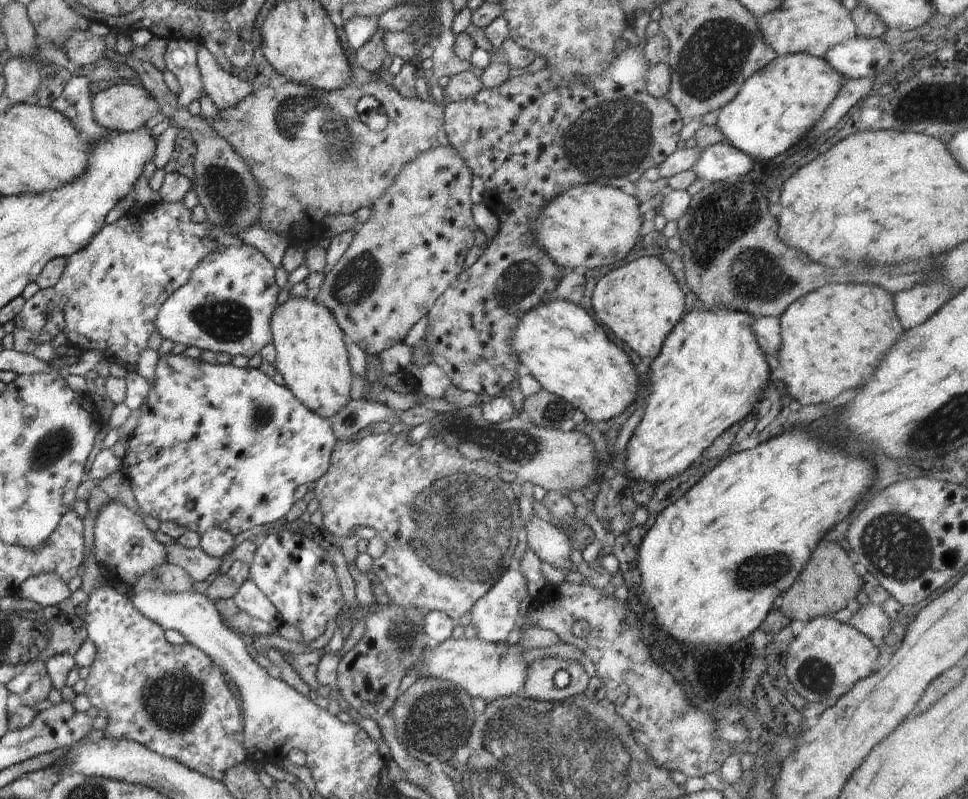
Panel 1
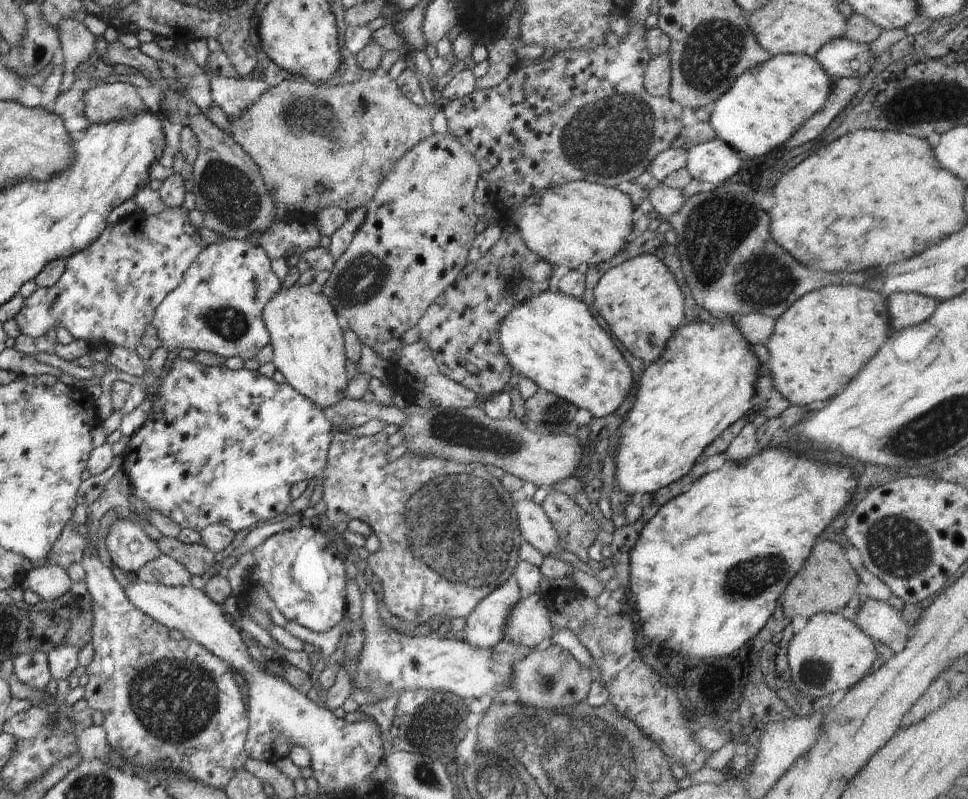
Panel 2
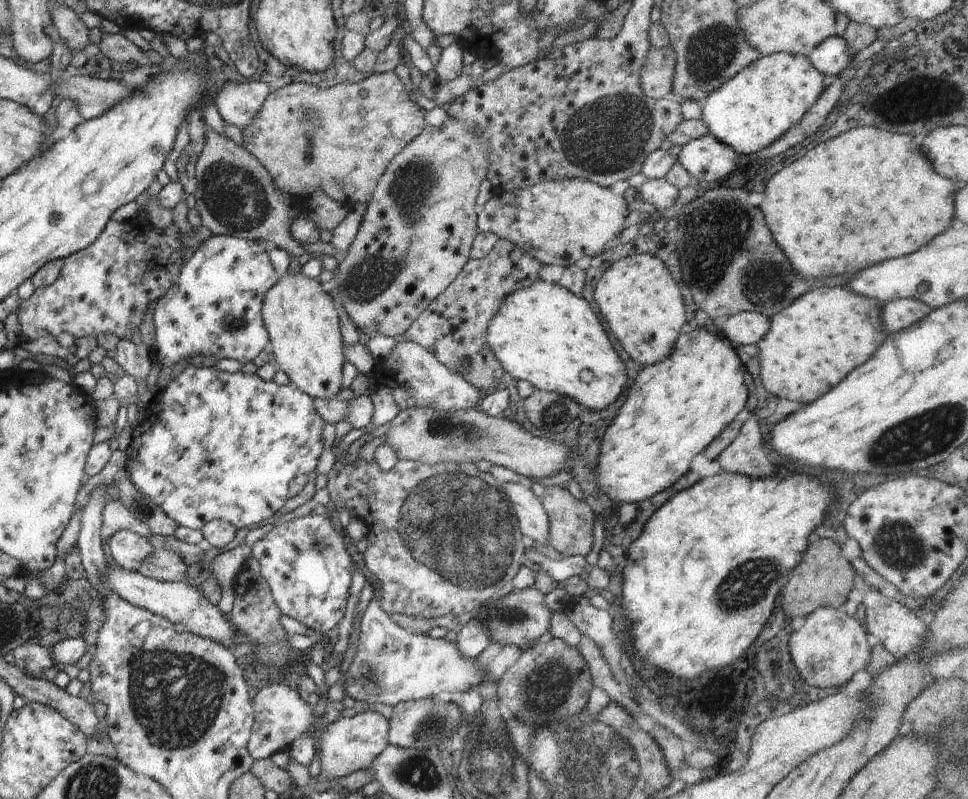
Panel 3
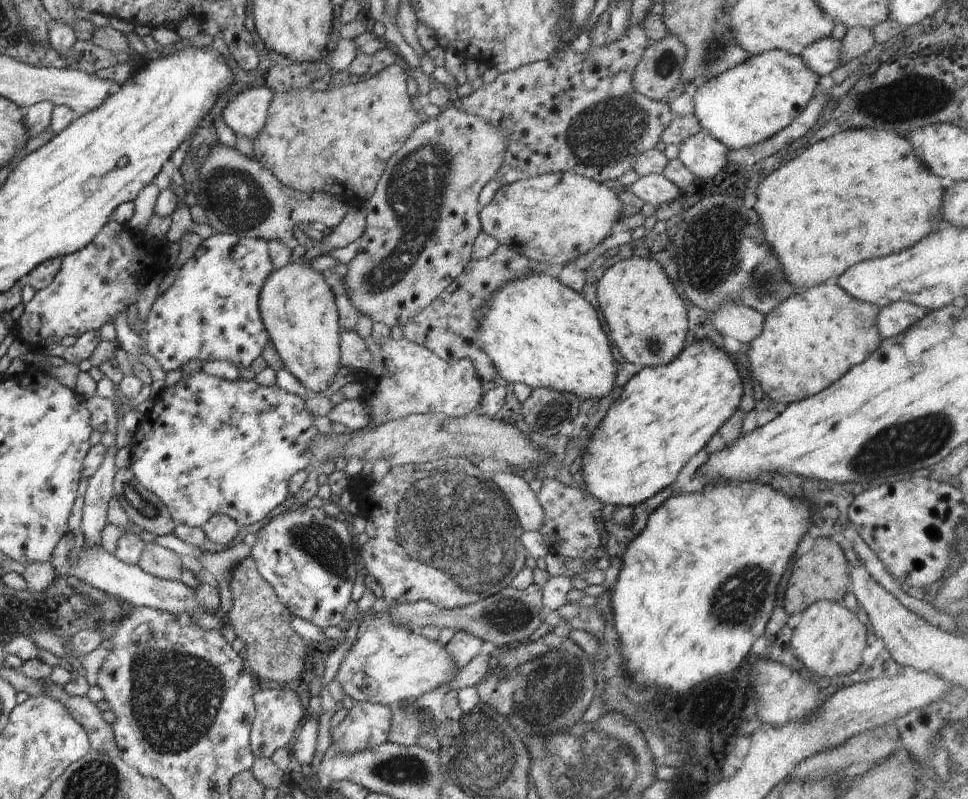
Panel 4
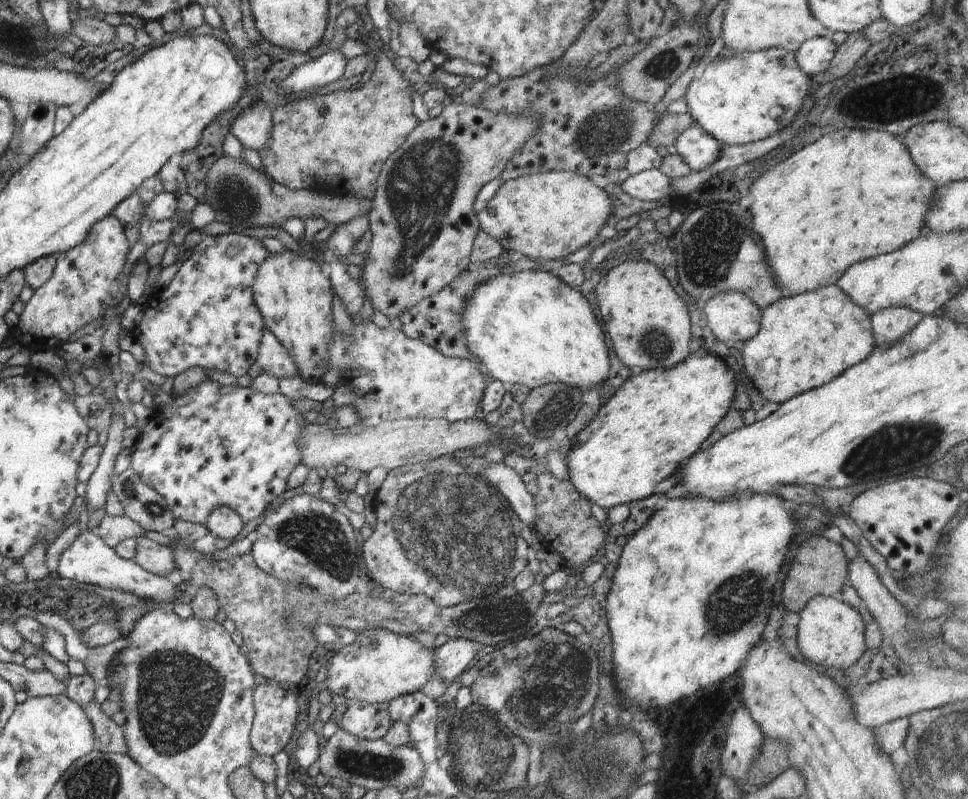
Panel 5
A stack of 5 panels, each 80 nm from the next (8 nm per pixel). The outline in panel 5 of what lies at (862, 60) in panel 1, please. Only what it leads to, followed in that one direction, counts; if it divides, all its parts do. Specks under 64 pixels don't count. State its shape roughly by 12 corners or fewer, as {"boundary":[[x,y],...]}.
{"boundary":[[814,36],[794,52],[800,70],[813,80],[828,70],[837,46]]}

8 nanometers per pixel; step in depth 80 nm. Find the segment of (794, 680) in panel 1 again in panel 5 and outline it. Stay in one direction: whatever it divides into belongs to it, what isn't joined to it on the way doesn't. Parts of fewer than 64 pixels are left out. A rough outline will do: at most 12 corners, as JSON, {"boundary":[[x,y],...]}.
{"boundary":[[820,595],[799,614],[799,654],[848,670],[867,650],[849,604]]}

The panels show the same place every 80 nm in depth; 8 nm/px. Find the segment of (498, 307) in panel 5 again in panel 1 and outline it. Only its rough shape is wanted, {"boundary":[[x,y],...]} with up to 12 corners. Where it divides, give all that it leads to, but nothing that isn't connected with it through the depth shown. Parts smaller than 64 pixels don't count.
{"boundary":[[550,300],[511,345],[593,424],[640,392],[629,356],[579,305]]}

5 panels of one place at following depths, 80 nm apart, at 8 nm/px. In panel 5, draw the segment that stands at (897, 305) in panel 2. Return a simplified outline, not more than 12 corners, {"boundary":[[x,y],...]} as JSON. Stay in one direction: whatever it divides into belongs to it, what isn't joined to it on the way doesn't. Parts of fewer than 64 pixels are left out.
{"boundary":[[892,307],[870,318],[875,346],[906,339],[923,315]]}

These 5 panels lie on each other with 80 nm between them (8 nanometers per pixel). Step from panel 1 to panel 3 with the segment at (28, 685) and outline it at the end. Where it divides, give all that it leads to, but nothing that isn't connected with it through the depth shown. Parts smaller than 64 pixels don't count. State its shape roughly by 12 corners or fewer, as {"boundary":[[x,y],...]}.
{"boundary":[[24,643],[12,650],[15,665],[29,677],[53,666],[49,648]]}

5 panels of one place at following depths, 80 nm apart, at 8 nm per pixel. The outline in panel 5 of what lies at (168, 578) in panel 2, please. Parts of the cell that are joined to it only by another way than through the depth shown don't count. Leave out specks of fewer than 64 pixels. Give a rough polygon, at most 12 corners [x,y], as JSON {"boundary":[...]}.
{"boundary":[[136,536],[133,562],[156,576],[176,568],[172,551]]}

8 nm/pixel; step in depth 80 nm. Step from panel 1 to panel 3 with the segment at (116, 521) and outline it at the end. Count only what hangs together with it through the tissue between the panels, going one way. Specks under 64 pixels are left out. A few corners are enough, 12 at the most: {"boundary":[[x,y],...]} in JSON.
{"boundary":[[129,529],[109,538],[118,567],[138,571],[156,549]]}

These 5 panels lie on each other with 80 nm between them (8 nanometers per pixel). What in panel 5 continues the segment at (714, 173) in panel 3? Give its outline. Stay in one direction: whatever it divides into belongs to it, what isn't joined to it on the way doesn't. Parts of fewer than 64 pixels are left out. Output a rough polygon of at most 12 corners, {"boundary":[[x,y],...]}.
{"boundary":[[688,126],[674,142],[691,170],[720,156],[720,143],[700,126]]}

